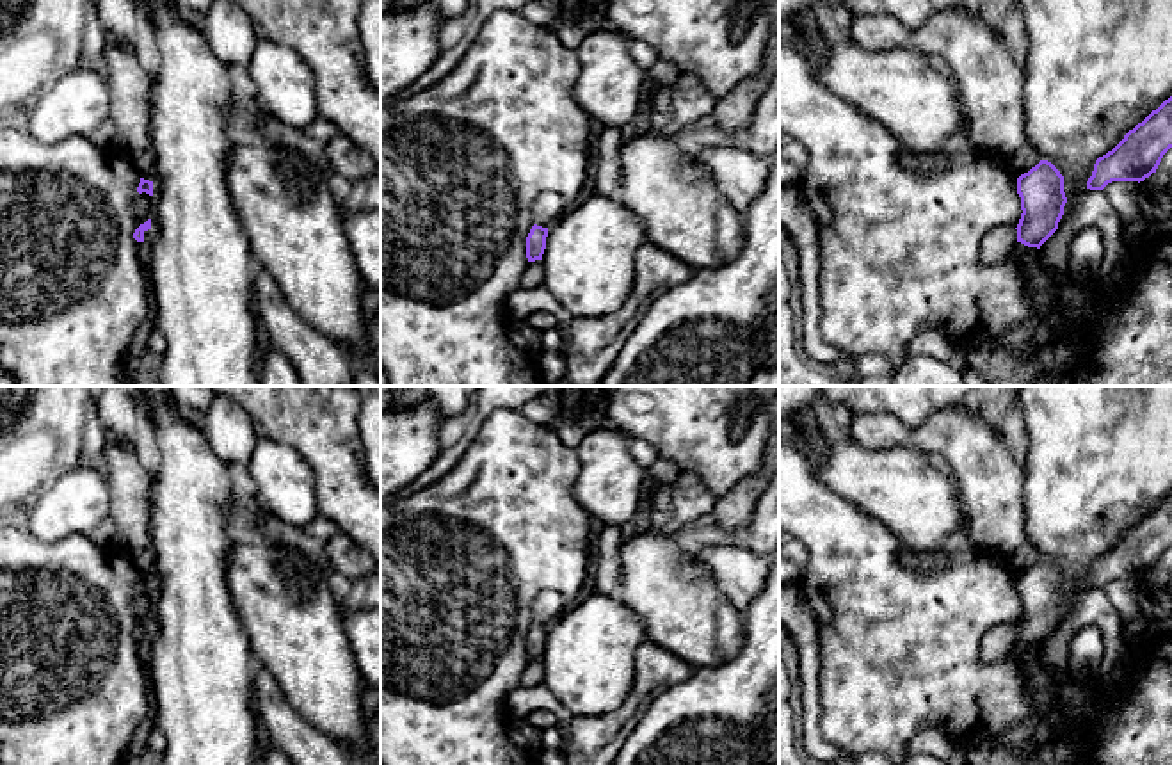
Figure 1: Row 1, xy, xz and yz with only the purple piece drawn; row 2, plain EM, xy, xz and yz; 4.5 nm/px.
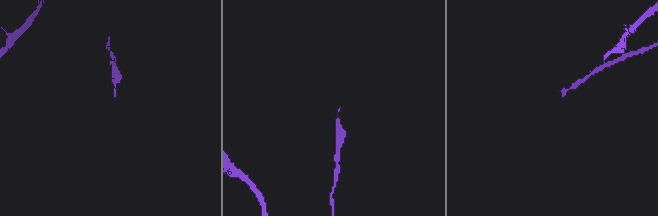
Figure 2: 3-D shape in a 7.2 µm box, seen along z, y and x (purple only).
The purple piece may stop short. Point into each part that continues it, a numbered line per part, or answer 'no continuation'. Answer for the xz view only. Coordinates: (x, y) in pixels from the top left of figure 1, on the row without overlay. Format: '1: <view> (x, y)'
1: xz (548, 605)

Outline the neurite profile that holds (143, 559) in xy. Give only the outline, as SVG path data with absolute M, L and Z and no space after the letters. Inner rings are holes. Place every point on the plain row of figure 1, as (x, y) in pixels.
M123 548L128 555L132 566L140 573L140 576L153 580L155 576L155 553L151 548Z

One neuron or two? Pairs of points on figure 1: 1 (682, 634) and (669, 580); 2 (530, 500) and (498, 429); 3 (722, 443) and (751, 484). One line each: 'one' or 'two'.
1: one
2: one
3: two

